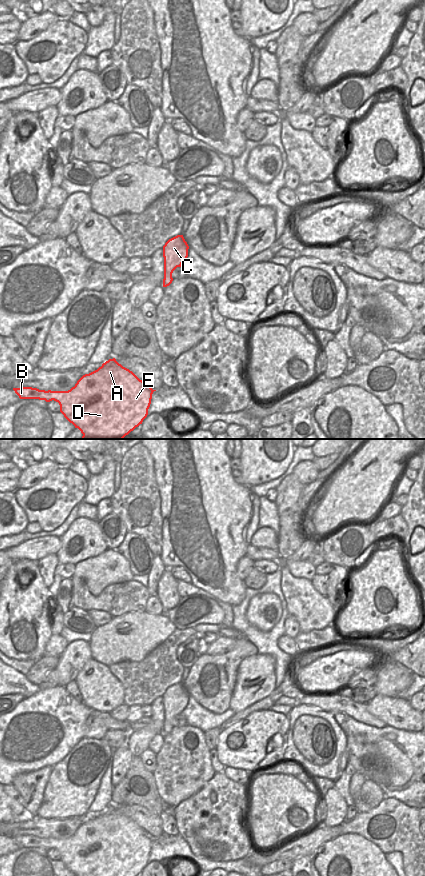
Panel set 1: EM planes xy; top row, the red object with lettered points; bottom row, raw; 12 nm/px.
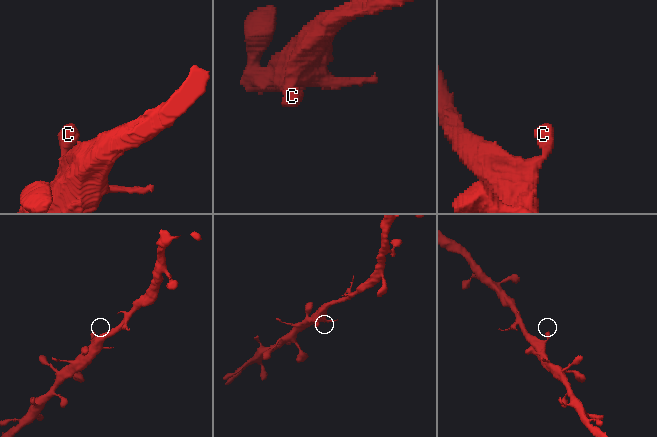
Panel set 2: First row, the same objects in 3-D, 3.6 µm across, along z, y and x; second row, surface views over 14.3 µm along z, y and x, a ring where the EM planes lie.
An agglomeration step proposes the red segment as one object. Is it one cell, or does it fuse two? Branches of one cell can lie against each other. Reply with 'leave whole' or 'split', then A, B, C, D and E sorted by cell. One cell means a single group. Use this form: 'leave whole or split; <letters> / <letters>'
leave whole; A B C D E

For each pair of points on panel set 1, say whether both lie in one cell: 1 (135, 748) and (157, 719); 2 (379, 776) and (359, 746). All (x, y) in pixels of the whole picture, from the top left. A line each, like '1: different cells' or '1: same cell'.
1: same cell
2: same cell

